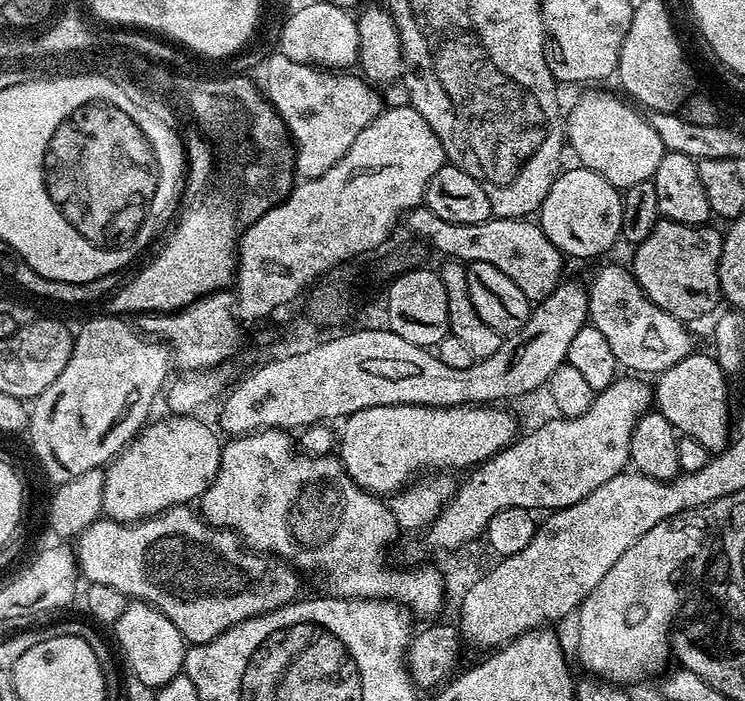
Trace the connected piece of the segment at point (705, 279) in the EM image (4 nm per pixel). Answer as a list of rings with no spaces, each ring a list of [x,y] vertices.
[[[661,219],[651,234],[635,245],[636,253],[630,261],[632,276],[646,298],[666,310],[666,314],[674,314],[674,318],[685,322],[700,320],[722,304],[718,270],[723,245],[723,235],[712,226]]]

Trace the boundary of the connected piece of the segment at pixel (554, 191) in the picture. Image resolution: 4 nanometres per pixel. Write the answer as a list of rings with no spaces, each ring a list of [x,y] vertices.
[[[583,166],[565,167],[550,186],[546,198],[538,209],[538,223],[546,238],[565,257],[577,256],[588,260],[600,256],[621,239],[621,189],[615,188],[602,174]]]

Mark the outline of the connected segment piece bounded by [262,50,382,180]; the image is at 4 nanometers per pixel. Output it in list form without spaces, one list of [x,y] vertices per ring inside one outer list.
[[[273,51],[273,56],[264,60],[264,80],[262,79],[262,91],[268,97],[268,101],[276,108],[276,113],[284,119],[284,125],[288,127],[288,133],[292,135],[292,143],[296,145],[296,174],[305,180],[313,180],[336,161],[346,154],[350,142],[354,142],[356,135],[361,132],[365,124],[369,124],[380,111],[380,96],[375,87],[365,80],[363,75],[351,76],[348,70],[325,70],[310,64],[294,62],[294,58],[288,58],[284,52]]]

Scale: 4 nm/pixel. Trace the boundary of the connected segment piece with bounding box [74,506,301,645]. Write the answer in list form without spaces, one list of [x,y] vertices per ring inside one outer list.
[[[177,506],[175,508],[168,508],[165,512],[158,516],[153,516],[147,522],[132,522],[127,526],[121,527],[114,534],[114,538],[106,538],[104,536],[104,518],[96,520],[84,532],[80,533],[76,538],[74,551],[77,559],[77,567],[79,573],[85,576],[85,581],[91,584],[114,586],[118,590],[122,590],[125,596],[129,598],[139,598],[148,601],[149,604],[154,604],[156,609],[162,614],[166,614],[166,618],[170,618],[170,622],[174,622],[174,626],[178,626],[178,630],[184,636],[185,641],[189,645],[205,644],[214,639],[218,634],[222,634],[230,626],[234,626],[238,622],[242,622],[251,616],[257,616],[263,612],[269,612],[275,608],[281,608],[283,604],[291,604],[293,600],[297,599],[300,588],[301,577],[298,575],[297,569],[293,568],[291,564],[280,559],[279,556],[269,556],[263,552],[254,552],[247,547],[243,540],[240,539],[236,533],[229,530],[229,528],[216,528],[212,524],[205,524],[203,516],[199,511],[193,510],[188,506]]]

